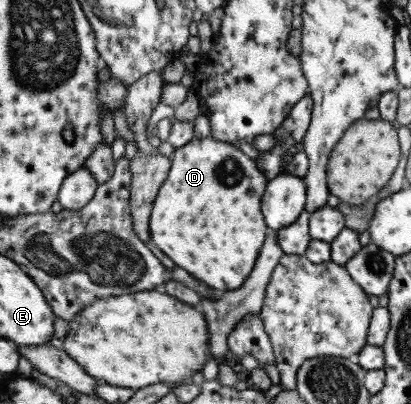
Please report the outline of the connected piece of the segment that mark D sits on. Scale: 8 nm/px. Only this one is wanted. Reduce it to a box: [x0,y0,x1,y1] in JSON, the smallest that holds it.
[151,136,270,293]

